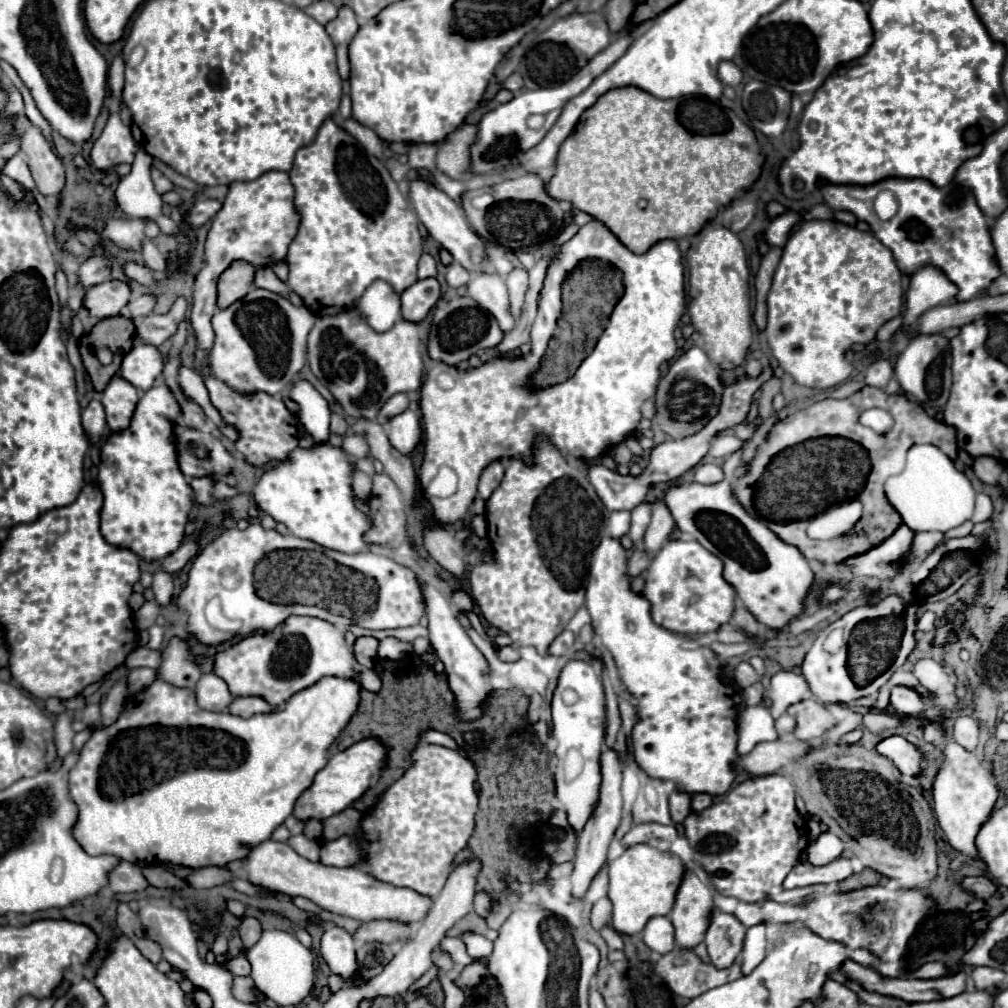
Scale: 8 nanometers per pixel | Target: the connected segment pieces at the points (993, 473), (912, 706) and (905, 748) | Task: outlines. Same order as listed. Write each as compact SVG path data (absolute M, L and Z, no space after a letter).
M979 457L975 459L975 465L973 465L973 471L975 475L983 481L983 483L997 483L999 481L999 475L1003 471L1003 465L997 461L997 459L991 459L991 457Z
M895 685L891 689L889 705L893 709L897 709L899 713L905 713L905 715L917 715L917 713L927 711L927 705L923 703L923 697L913 687L907 687L907 685Z
M891 735L891 737L885 737L883 741L877 743L875 747L881 755L889 757L903 775L917 775L921 769L921 753L903 737L899 735Z

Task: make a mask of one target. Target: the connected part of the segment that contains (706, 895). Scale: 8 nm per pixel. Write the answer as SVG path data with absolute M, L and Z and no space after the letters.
M687 867L683 871L673 909L669 913L675 925L677 945L685 949L693 949L697 943L703 941L703 933L707 929L707 917L711 909L713 909L711 891L697 877L697 873Z

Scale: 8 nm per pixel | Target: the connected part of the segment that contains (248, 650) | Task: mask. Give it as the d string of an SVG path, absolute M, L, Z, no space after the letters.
M287 617L275 631L255 633L237 645L215 655L215 673L237 695L259 695L269 705L283 705L295 693L311 687L323 677L341 677L359 683L363 689L377 693L381 679L373 669L363 669L345 643L345 635L329 621L317 617Z

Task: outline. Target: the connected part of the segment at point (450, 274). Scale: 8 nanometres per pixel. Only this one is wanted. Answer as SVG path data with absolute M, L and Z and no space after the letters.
M451 263L447 267L447 275L445 277L447 277L447 283L451 287L461 287L461 285L465 285L469 281L469 271L465 271L459 263Z

